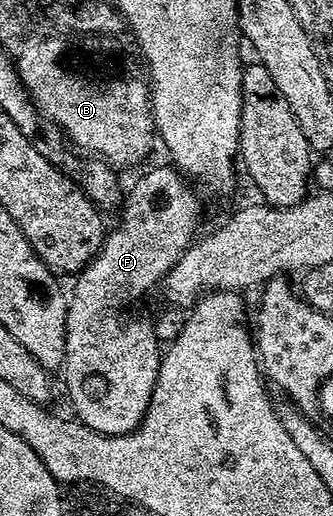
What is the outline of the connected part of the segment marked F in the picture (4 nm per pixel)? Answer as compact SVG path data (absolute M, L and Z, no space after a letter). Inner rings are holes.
M164 165L147 171L130 190L128 187L119 210L121 219L117 227L114 230L112 227L106 233L100 252L76 275L73 295L70 293L67 298L63 363L65 390L69 393L76 421L100 434L130 434L141 425L153 389L157 387L163 353L162 343L157 341L157 330L152 321L120 318L117 313L127 309L132 302L139 301L148 292L149 286L156 282L158 285L193 245L198 233L197 217L201 214L201 202L193 195L194 187L172 165Z

